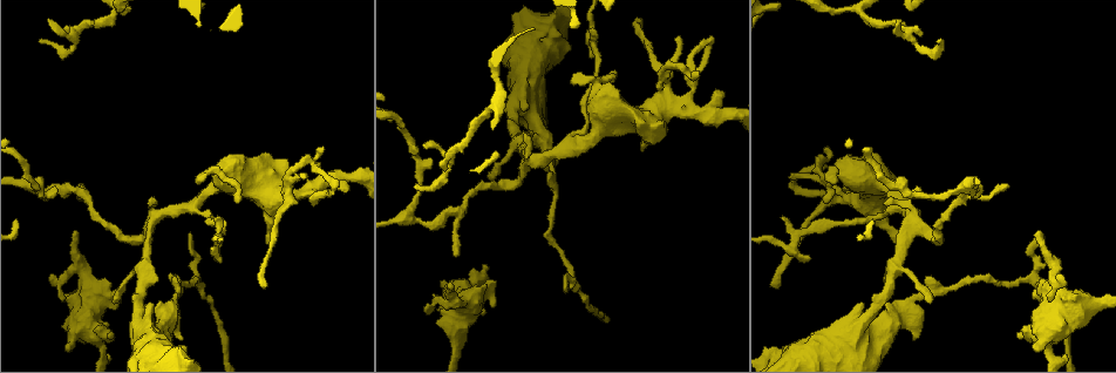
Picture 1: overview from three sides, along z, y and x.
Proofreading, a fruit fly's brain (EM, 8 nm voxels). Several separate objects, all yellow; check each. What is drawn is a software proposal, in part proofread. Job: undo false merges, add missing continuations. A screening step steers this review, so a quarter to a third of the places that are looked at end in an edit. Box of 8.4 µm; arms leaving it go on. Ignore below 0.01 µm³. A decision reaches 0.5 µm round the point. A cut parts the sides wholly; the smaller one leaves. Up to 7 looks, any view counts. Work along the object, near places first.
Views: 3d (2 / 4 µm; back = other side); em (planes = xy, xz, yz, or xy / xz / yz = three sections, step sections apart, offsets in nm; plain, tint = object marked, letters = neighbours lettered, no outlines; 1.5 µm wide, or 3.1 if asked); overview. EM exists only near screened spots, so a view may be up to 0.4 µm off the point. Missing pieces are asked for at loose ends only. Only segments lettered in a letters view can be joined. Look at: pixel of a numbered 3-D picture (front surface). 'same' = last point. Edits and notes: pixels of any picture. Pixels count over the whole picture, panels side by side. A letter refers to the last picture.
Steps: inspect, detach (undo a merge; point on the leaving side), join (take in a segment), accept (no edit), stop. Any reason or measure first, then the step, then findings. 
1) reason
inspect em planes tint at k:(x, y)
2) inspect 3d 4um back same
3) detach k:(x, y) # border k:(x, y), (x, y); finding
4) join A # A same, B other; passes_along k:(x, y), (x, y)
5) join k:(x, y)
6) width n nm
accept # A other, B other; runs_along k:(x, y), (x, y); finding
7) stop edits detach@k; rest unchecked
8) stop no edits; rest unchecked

free end
inspect 3d 4um at 1:(237, 203)

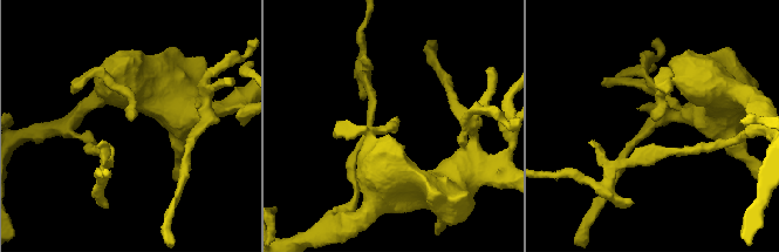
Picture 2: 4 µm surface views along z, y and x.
inspect em xy step 8 tint at 2:(391, 120)

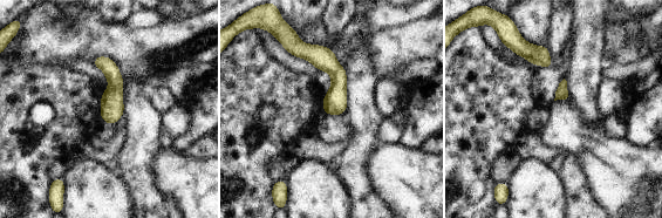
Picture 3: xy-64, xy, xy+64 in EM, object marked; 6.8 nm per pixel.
inspect em planes letters same

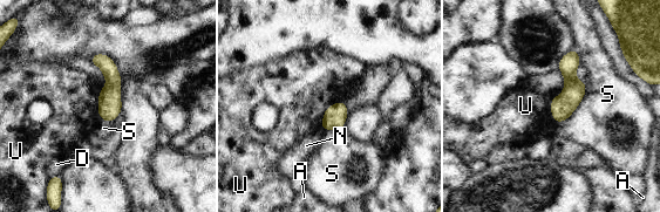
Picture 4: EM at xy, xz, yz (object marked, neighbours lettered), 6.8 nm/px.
longest_contact S 340 nm
accept # A other, D other, N other, S other, U other; none of them fits

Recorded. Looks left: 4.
free end
inspect 3d 4um back at 1:(1039, 231)

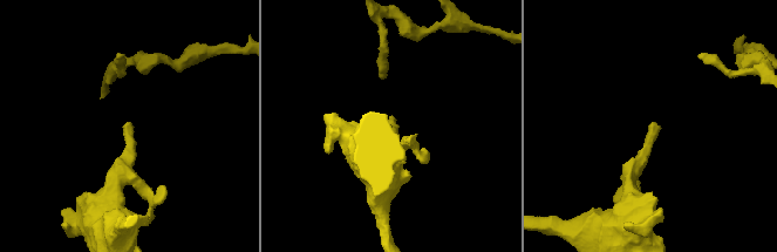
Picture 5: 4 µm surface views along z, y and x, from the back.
now the EM
inspect em planes letters at 5:(654, 123)

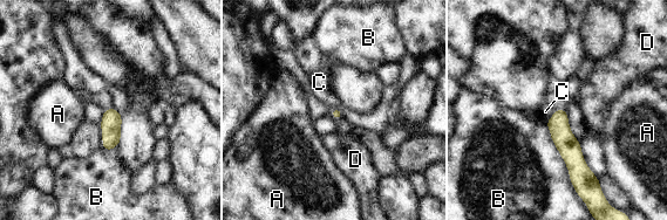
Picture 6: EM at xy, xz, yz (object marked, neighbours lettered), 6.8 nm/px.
accept # A other, B other, C other, D other; border 6:(556, 110), (545, 123); no lettered segment goes on from it

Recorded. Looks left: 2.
stop no edits; rest unchecked

